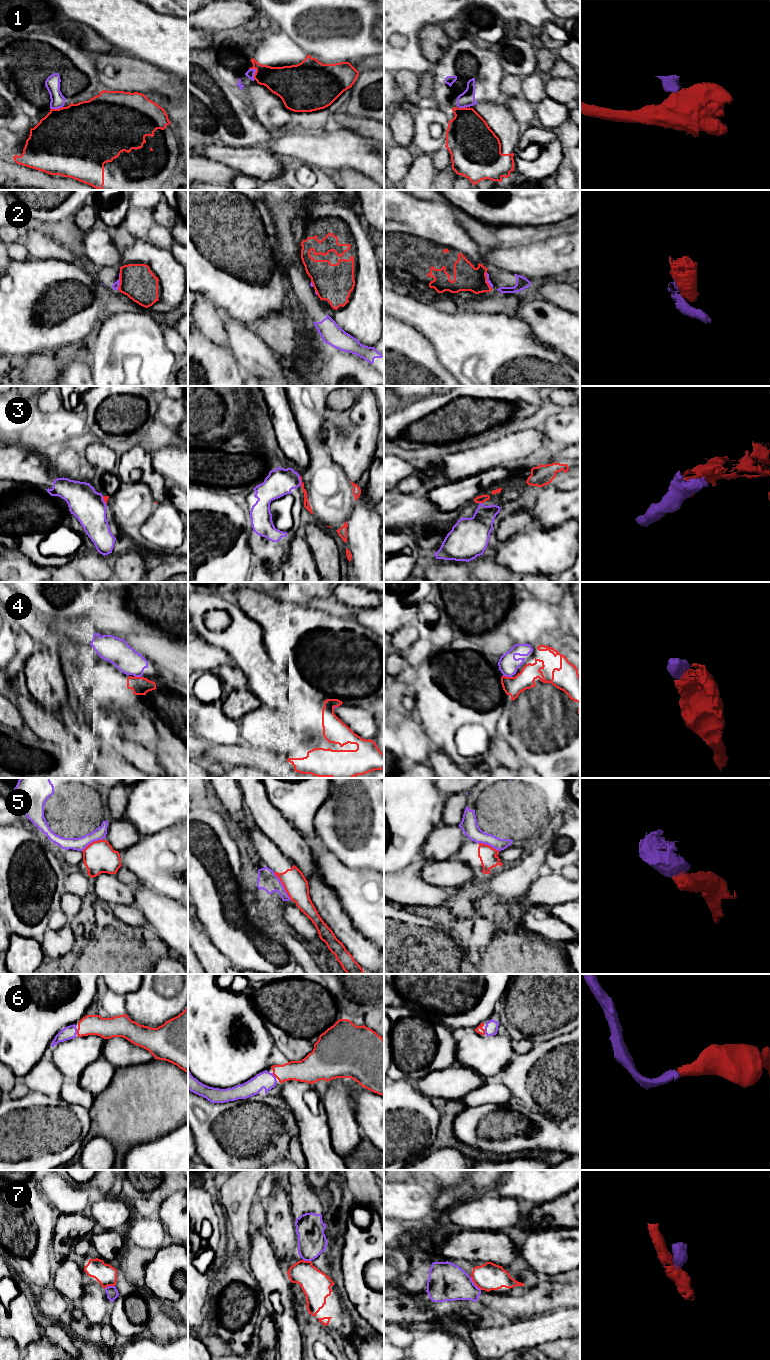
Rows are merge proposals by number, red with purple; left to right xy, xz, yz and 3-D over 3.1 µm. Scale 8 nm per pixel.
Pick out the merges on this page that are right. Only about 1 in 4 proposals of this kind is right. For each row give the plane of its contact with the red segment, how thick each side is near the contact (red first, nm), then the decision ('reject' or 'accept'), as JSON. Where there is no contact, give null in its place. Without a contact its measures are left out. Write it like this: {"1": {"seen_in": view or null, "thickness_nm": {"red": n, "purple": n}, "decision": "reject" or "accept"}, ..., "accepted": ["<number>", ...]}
{"1": {"seen_in": "xz", "thickness_nm": {"red": 240, "purple": 70}, "decision": "reject"}, "2": {"seen_in": "xy", "thickness_nm": {"red": 280, "purple": 60}, "decision": "reject"}, "3": {"seen_in": "xz", "thickness_nm": {"red": 50, "purple": 220}, "decision": "reject"}, "4": {"seen_in": "yz", "thickness_nm": {"red": 160, "purple": 160}, "decision": "reject"}, "5": {"seen_in": "xz", "thickness_nm": {"red": 190, "purple": 160}, "decision": "reject"}, "6": {"seen_in": "xy", "thickness_nm": {"red": 170, "purple": 110}, "decision": "accept"}, "7": {"seen_in": "yz", "thickness_nm": {"red": 220, "purple": 300}, "decision": "reject"}, "accepted": ["6"]}

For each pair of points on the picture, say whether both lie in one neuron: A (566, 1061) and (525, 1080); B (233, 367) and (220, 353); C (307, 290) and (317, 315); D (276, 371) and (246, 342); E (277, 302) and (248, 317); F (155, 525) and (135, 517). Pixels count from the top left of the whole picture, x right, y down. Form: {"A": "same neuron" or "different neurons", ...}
{"A": "same neuron", "B": "same neuron", "C": "same neuron", "D": "same neuron", "E": "same neuron", "F": "different neurons"}

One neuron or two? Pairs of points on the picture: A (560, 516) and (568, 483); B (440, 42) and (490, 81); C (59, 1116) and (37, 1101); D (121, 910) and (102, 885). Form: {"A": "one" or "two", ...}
{"A": "one", "B": "two", "C": "one", "D": "two"}

